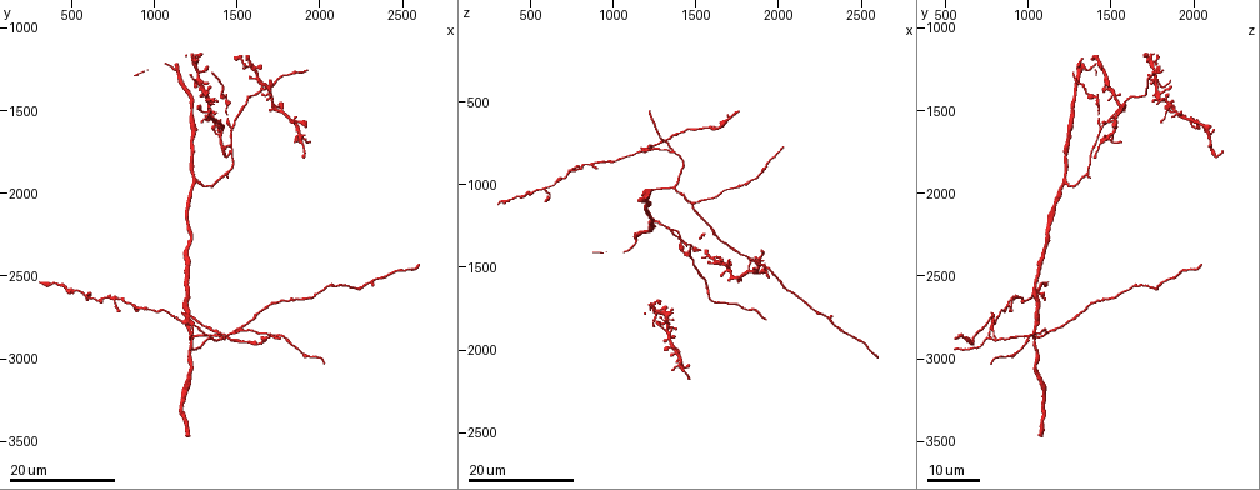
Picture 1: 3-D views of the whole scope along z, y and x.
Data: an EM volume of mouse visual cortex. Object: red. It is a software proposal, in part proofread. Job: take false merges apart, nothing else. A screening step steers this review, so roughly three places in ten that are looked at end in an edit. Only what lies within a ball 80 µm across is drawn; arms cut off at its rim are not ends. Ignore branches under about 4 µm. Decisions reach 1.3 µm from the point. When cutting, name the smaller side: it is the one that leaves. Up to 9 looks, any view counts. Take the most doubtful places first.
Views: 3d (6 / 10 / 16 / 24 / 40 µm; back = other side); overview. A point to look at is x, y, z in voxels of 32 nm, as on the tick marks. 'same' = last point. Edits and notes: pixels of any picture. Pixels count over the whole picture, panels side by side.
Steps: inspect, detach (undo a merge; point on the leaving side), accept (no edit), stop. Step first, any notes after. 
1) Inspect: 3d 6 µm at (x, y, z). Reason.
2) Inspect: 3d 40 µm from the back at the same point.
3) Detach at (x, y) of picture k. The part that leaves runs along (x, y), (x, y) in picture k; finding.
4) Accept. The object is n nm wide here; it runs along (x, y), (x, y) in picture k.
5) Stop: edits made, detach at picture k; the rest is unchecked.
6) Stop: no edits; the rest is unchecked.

Inspect: 3d 16 µm at (1200, 2760, 780). Four or more arms meet.

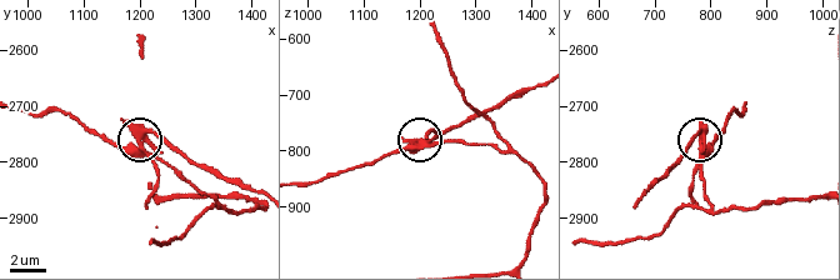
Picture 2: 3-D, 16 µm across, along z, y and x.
Inspect: 3d 10 µm at (1190, 2765, 790).

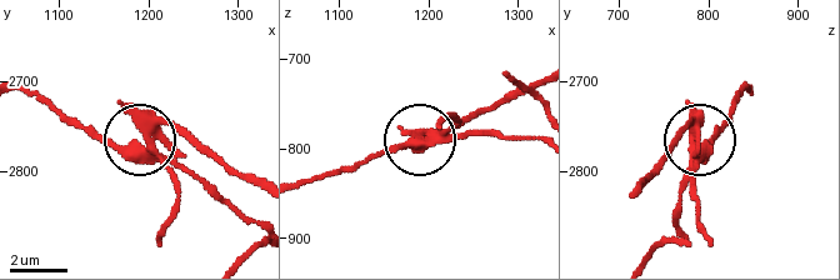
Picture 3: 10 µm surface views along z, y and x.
Detach at (143, 118) of picture 3. The object is 410 nm wide here; the part that leaves runs along (163, 153), (165, 133), (178, 131), (256, 179) in picture 3; a second neuron is stuck on.

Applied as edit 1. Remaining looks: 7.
Inspect: overview. See it whole again.

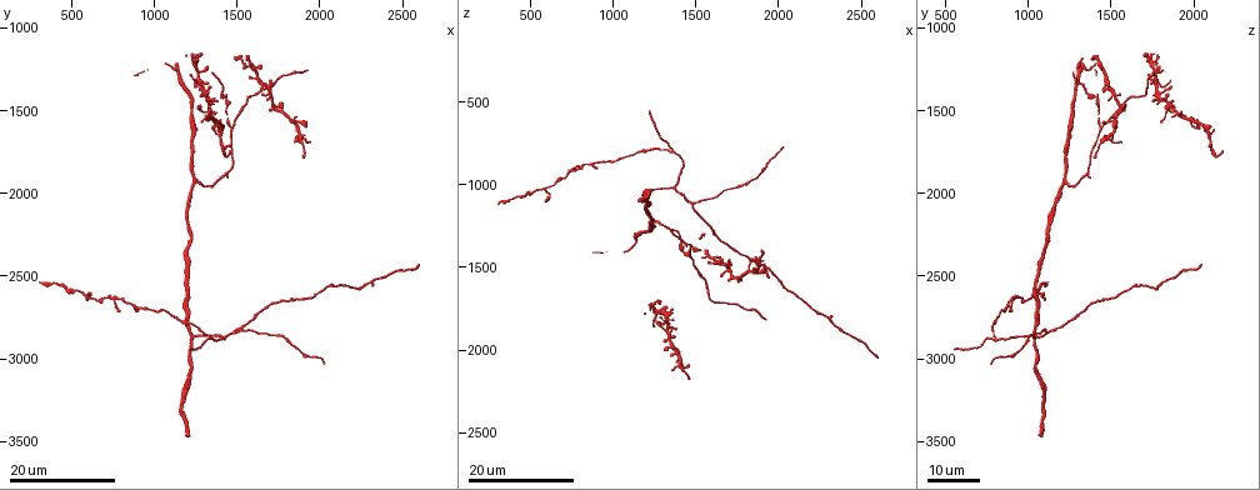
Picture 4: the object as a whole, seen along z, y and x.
Inspect: 3d 16 µm at (1340, 2880, 780). Three-way junction.

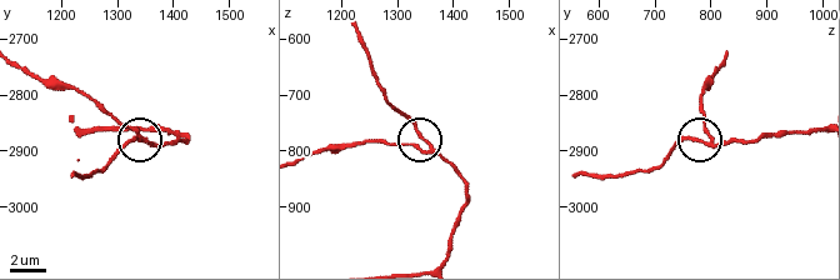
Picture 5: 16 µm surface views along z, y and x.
Inspect: 3d 6 µm at (1340, 2875, 780).

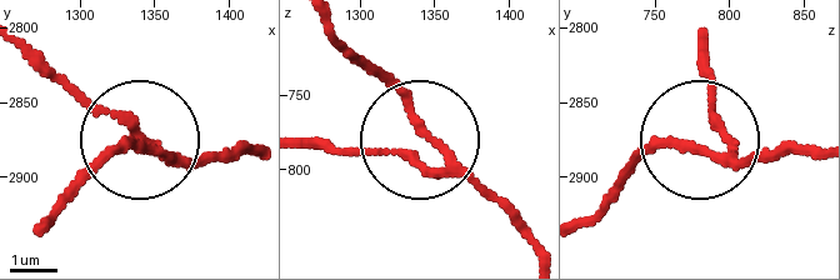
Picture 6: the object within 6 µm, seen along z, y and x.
Accept. The object is 190 nm wide here; all the same neuron.

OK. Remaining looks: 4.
Inspect: 3d 24 µm at (1460, 2840, 1120).

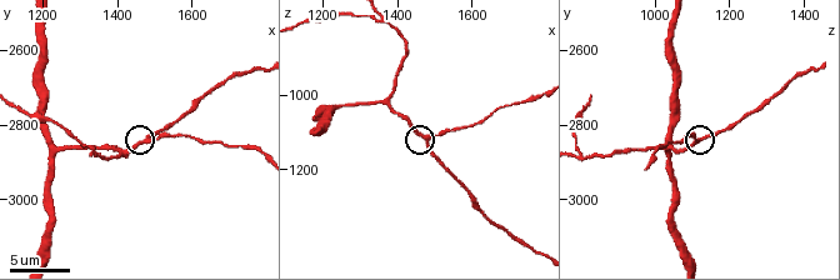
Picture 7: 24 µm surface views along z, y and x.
Inspect: 3d 6 µm at (1480, 2840, 1130).

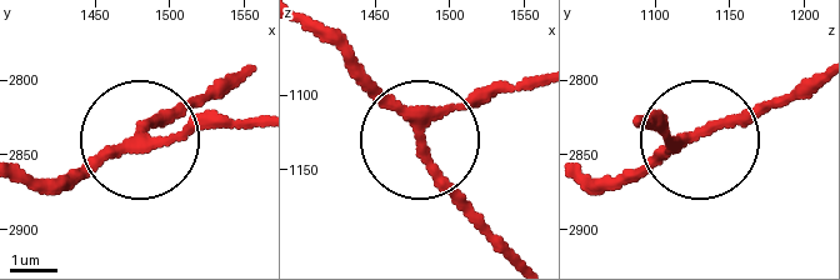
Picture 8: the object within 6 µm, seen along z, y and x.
Accept. The side arm is 24 µm long; it runs along (311, 26), (419, 125), (523, 78) in picture 8; all the same neuron.

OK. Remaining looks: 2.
Inspect: 3d 16 µm at (1720, 1420, 1520). Four arms meet.

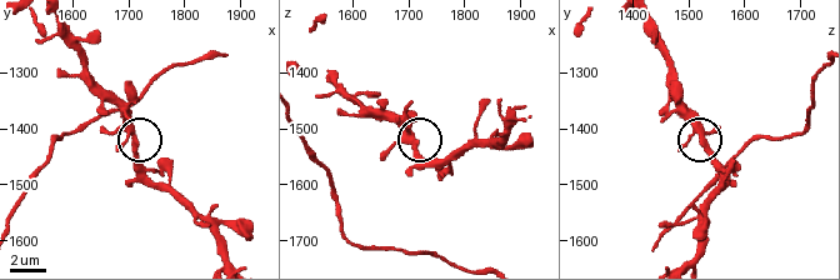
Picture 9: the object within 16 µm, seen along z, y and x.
Inspect: 3d 10 µm at (1705, 1415, 1515).

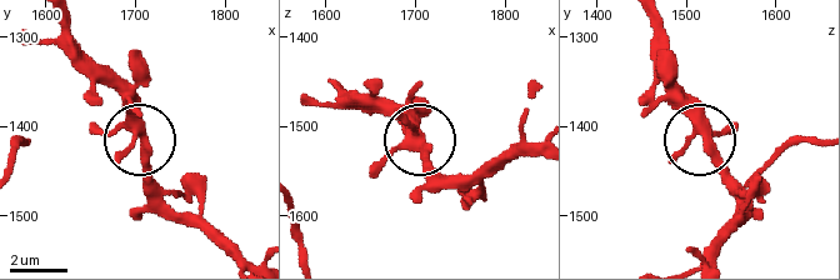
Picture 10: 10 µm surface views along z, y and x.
Accept. The side arm is 17 µm long; 4 arms meet here; continuous, no second neuron.

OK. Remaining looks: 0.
Stop: edits made, detach at picture 3; the rest is unchecked.

